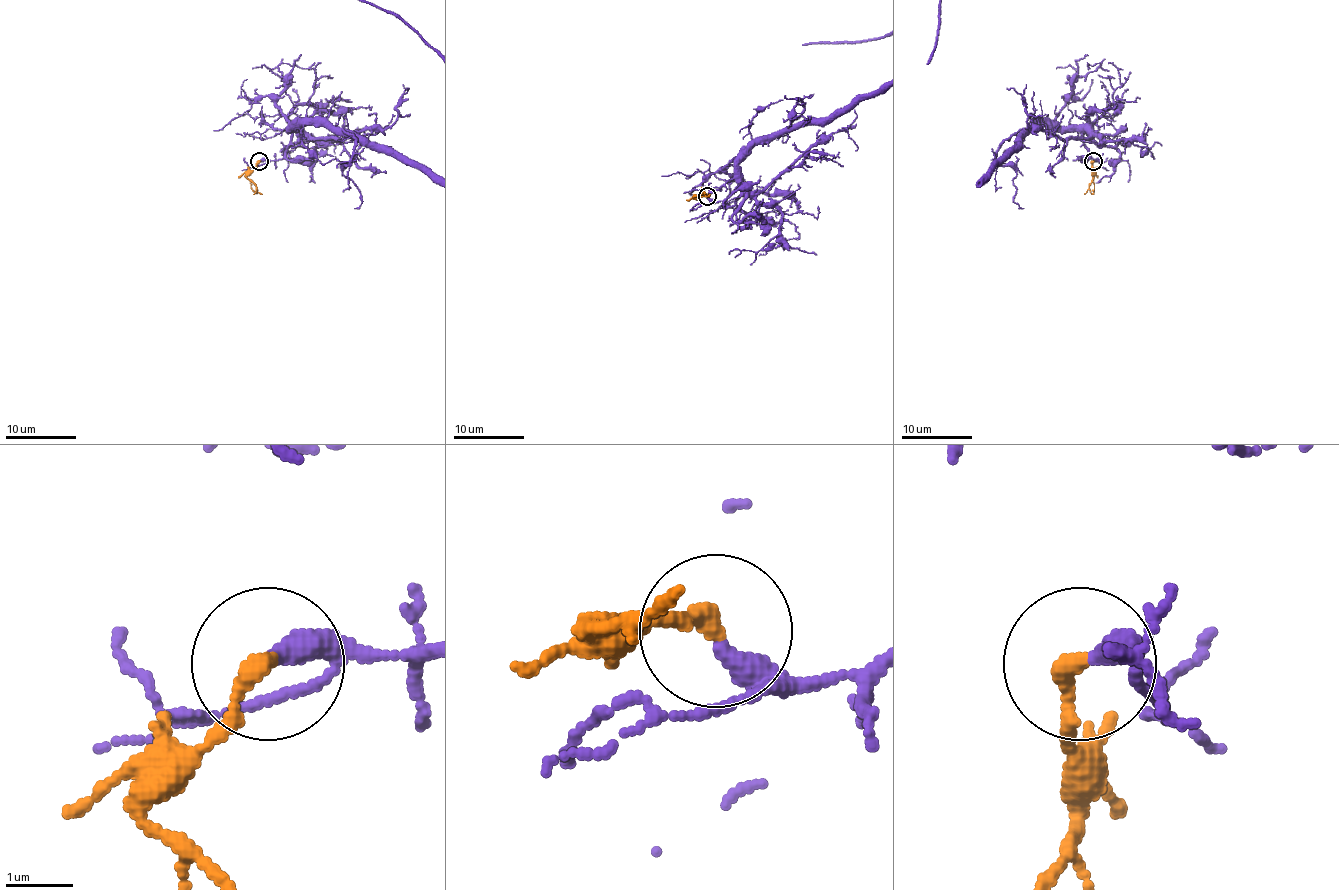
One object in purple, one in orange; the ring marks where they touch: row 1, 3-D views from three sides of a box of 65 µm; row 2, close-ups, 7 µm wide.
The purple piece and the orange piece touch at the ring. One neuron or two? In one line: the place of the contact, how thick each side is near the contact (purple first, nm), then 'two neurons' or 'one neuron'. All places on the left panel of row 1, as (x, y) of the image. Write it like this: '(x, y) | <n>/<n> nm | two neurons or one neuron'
(259, 161) | 360/280 nm | one neuron

